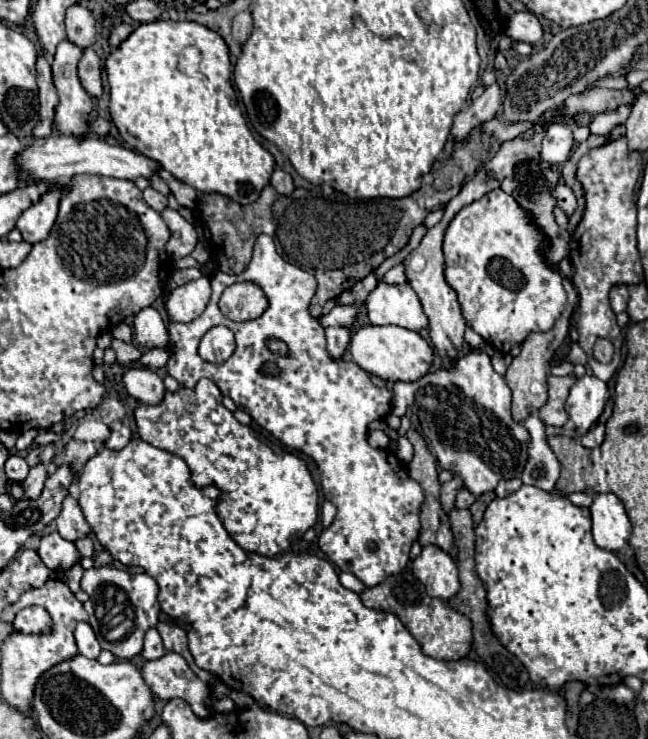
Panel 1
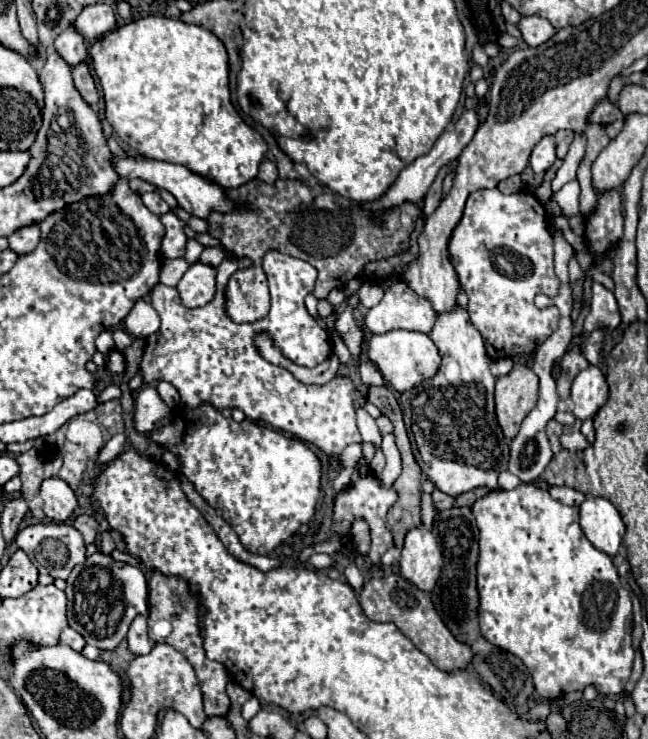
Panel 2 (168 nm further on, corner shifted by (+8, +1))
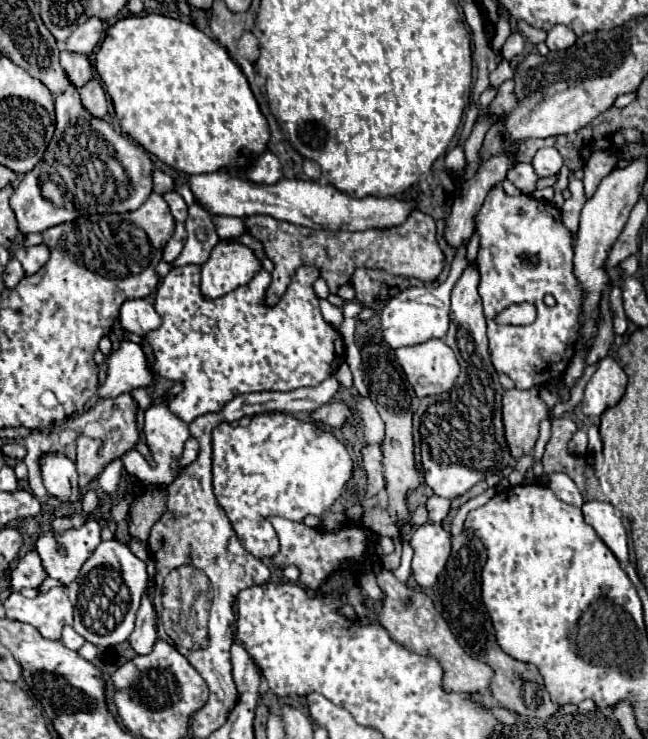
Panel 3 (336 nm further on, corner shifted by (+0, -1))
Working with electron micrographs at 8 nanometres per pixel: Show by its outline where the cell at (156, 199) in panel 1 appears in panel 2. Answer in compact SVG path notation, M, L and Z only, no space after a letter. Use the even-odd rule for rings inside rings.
M145 192L145 194L141 196L141 200L143 200L143 204L145 204L153 214L157 214L157 216L161 216L161 214L165 214L165 212L171 210L171 208L167 206L167 202L165 202L157 192Z

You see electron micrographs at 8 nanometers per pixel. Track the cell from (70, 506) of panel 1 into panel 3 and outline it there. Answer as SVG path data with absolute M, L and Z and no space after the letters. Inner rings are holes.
M47 452L39 462L47 492L63 502L75 502L79 498L75 462L61 452Z

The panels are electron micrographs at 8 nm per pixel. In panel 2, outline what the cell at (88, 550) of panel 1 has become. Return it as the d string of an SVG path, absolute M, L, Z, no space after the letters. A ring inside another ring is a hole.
M87 514L77 516L75 522L73 522L73 526L81 532L81 536L83 536L83 540L85 540L87 546L95 542L95 538L97 538L97 522L95 522L95 518L91 518Z

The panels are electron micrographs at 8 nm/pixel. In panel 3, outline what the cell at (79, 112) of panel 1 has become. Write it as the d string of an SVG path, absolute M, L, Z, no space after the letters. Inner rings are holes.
M73 84L63 92L63 96L55 98L55 110L57 126L53 142L43 154L43 160L23 176L11 196L11 208L15 210L21 232L45 232L51 226L71 222L83 214L123 214L137 210L153 192L153 162L149 154L135 142L117 134L105 120L93 118L83 108ZM49 164L55 164L51 172L63 176L59 188L67 190L55 194L55 198L49 198Z

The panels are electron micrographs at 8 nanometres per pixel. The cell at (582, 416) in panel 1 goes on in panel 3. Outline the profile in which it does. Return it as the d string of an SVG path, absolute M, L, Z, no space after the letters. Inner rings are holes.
M605 356L597 364L597 372L585 386L583 412L585 416L601 416L607 408L615 406L627 386L627 374L623 368L611 358Z

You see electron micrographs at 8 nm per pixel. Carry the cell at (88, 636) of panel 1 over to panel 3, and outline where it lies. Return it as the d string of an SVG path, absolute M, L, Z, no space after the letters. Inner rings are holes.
M67 626L67 628L63 628L61 642L63 642L67 648L71 648L71 650L79 650L79 648L85 644L85 638L79 636L71 626Z

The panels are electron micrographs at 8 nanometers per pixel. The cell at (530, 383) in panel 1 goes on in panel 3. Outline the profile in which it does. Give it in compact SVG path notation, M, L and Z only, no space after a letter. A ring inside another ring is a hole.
M507 390L503 396L503 426L511 456L517 460L529 454L539 438L539 422L549 408L539 398L539 390Z

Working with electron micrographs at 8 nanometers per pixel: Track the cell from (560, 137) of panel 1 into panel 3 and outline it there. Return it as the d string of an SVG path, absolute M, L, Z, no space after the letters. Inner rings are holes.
M541 148L533 160L531 160L533 170L537 172L537 176L557 176L561 166L563 166L563 158L559 156L559 152L555 148Z

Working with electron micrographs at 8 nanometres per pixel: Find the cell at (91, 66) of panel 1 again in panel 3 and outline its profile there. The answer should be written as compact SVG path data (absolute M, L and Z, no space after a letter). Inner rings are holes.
M91 80L83 88L79 88L81 104L87 112L91 112L95 118L103 118L107 114L107 96L99 82Z

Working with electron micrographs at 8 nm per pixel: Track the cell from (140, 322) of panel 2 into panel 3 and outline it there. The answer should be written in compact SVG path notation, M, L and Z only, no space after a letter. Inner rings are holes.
M145 298L125 300L119 310L119 322L127 332L135 332L139 336L145 336L147 332L159 328L161 324L153 304Z

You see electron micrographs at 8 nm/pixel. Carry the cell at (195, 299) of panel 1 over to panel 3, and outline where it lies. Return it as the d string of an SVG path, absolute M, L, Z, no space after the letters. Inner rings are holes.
M221 240L201 268L201 292L209 298L225 296L231 290L245 286L261 268L263 266L251 248L241 242Z

